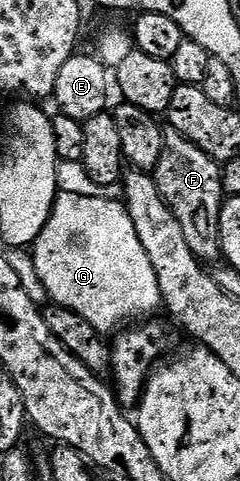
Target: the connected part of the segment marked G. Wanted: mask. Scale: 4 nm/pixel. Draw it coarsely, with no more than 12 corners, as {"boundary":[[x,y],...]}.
{"boundary":[[59,191],[33,244],[50,302],[105,337],[163,307],[115,199]]}

